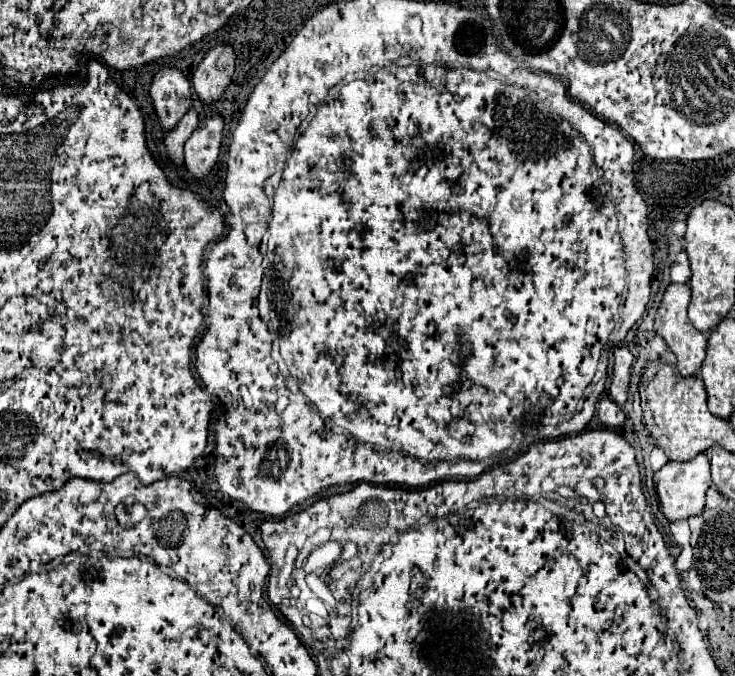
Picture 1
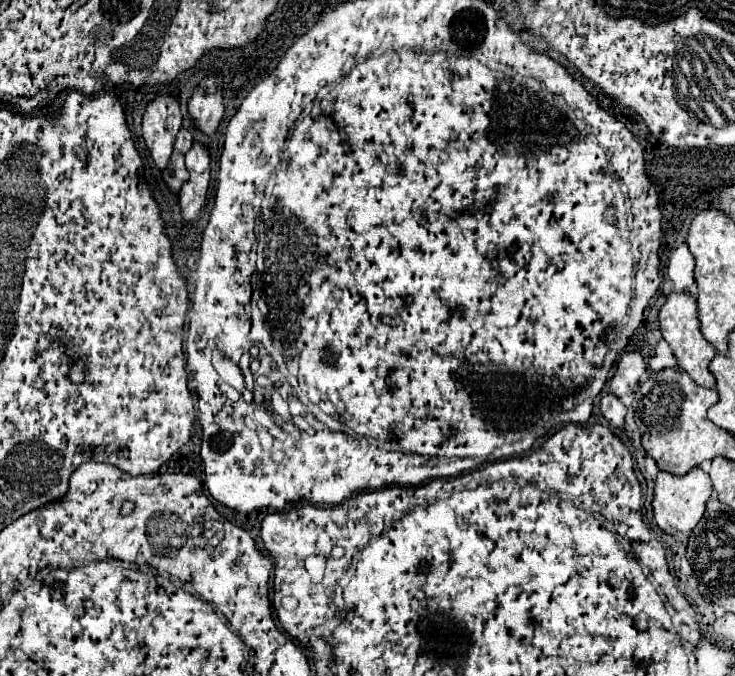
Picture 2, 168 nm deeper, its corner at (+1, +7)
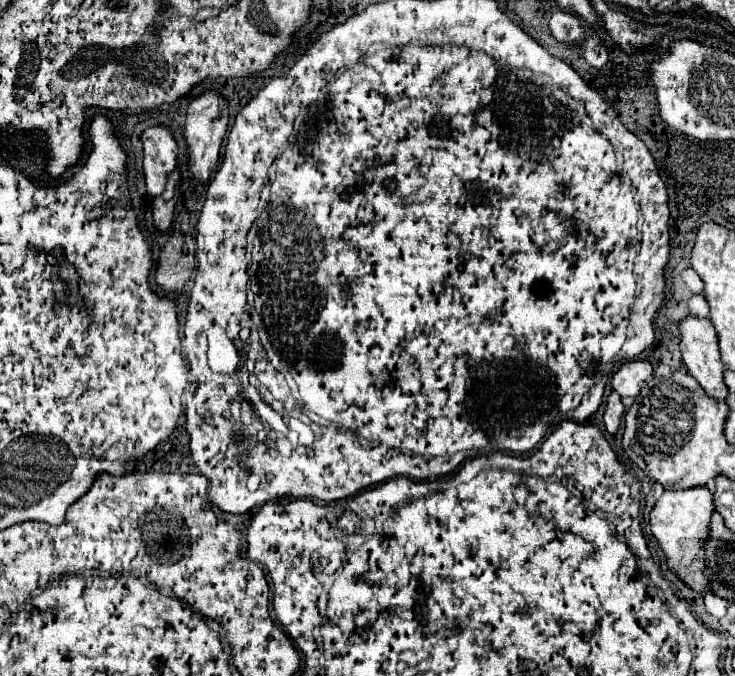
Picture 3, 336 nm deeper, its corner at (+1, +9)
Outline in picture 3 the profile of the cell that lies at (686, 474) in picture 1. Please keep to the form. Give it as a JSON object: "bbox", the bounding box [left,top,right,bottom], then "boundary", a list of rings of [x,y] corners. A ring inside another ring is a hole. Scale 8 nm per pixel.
{"bbox":[650,487,714,591],"boundary":[[[692,487],[688,491],[664,491],[650,511],[652,533],[668,557],[668,567],[678,573],[682,581],[694,591],[708,589],[708,577],[704,577],[704,553],[702,541],[708,537],[708,523],[714,513],[712,491],[708,487]]]}

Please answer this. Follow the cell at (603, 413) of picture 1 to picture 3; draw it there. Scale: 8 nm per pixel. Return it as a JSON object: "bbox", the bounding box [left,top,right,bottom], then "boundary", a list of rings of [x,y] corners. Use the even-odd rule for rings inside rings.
{"bbox":[604,391,624,435],"boundary":[[[612,391],[606,399],[606,413],[604,413],[606,431],[614,435],[622,423],[622,417],[624,417],[624,407],[620,403],[620,395],[616,395],[616,391]]]}

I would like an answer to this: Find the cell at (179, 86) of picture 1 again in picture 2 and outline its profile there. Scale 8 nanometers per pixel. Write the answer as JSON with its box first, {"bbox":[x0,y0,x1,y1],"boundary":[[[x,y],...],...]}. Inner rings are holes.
{"bbox":[142,97,182,171],"boundary":[[[158,97],[152,103],[148,103],[142,121],[142,137],[160,171],[164,171],[170,163],[172,147],[180,127],[182,113],[176,97]]]}

